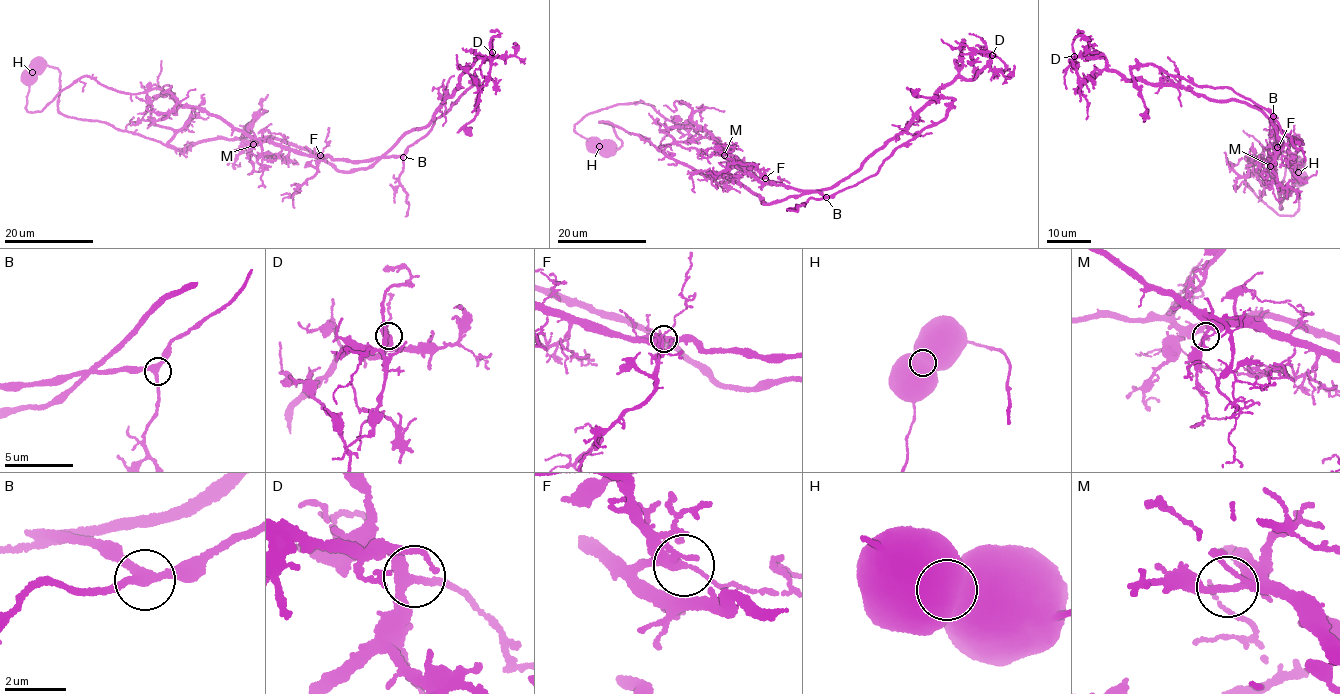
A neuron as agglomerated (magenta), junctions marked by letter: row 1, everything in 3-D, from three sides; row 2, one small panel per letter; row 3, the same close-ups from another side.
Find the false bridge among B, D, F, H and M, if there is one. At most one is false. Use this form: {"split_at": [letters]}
{"split_at": ["H"]}

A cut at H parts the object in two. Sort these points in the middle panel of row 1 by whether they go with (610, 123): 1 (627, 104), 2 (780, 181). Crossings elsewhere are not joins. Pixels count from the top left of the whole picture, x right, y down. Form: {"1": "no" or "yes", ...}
{"1": "no", "2": "no"}

